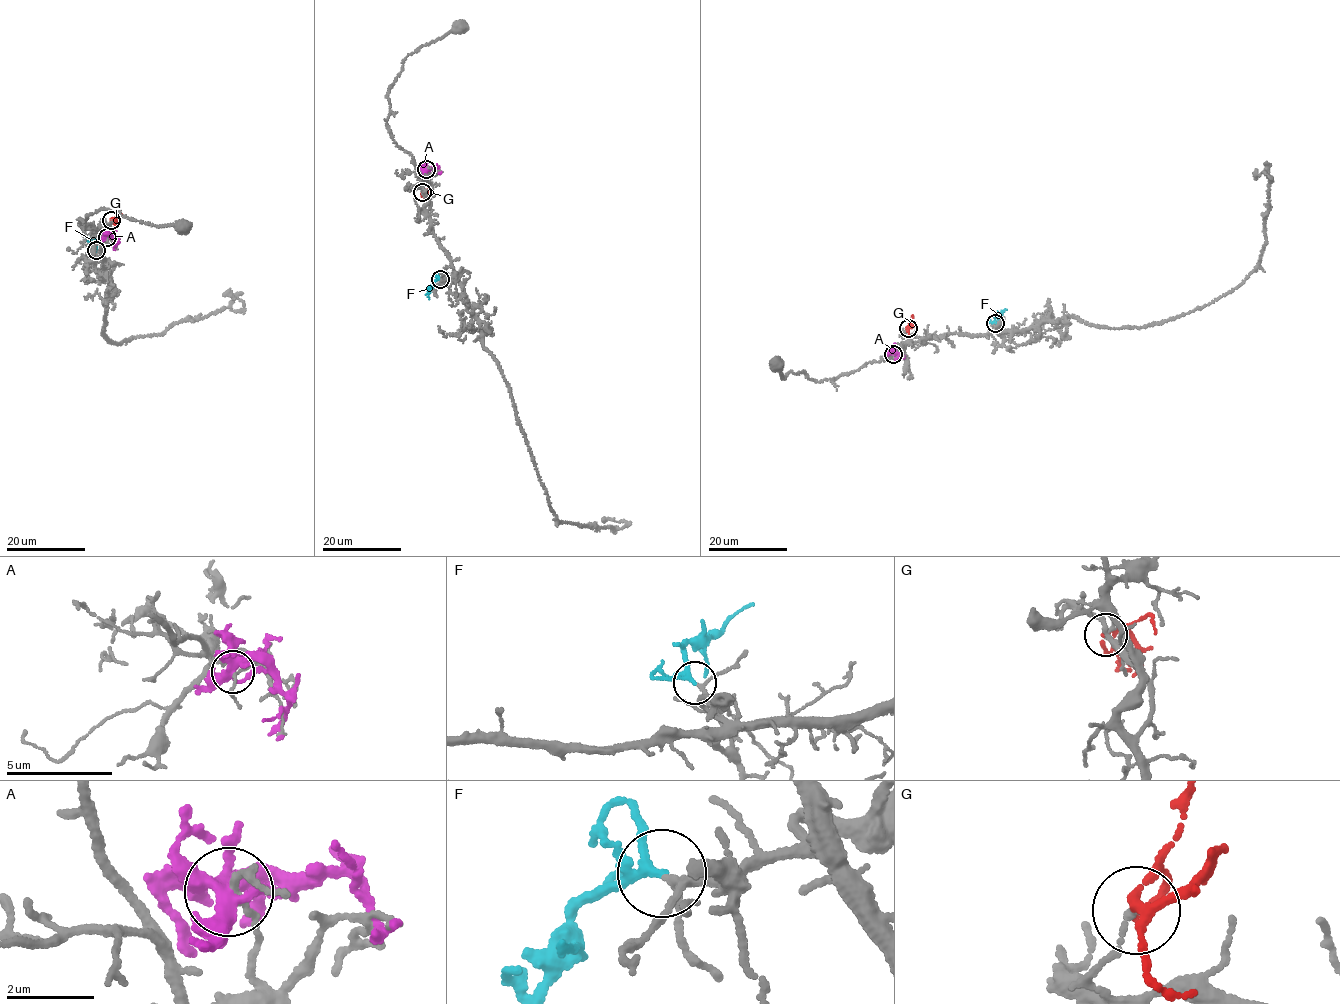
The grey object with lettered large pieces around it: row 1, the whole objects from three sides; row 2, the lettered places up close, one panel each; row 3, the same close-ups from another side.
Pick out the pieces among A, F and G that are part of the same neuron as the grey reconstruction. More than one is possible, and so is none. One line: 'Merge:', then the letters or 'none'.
Merge: F

